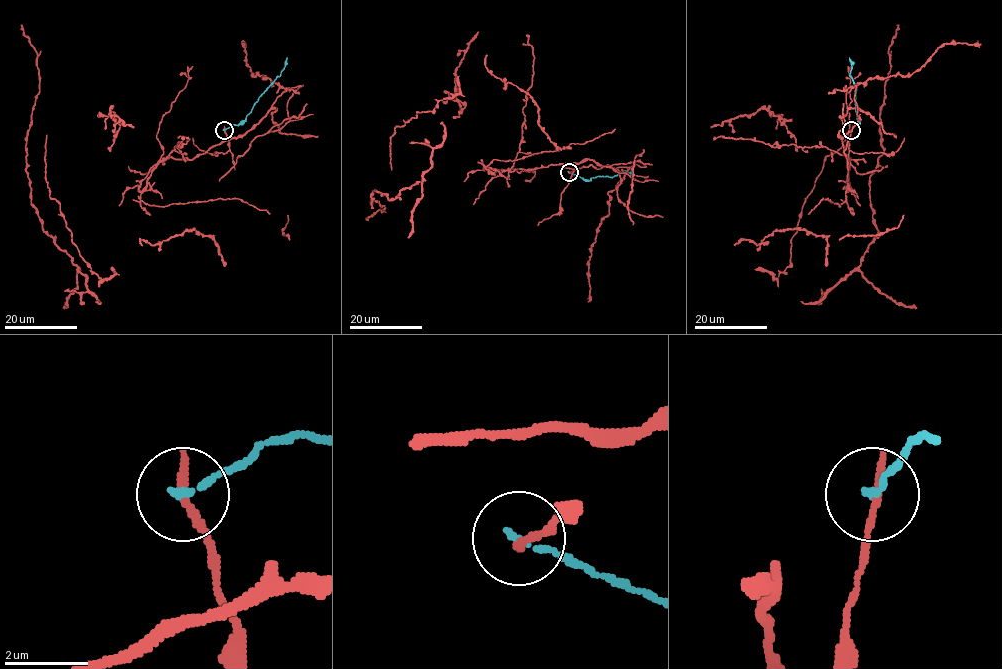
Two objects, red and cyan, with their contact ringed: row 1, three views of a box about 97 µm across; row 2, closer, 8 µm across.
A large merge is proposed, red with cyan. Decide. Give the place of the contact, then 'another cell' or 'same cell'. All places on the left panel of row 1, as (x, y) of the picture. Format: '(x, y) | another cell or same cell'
(224, 130) | another cell

